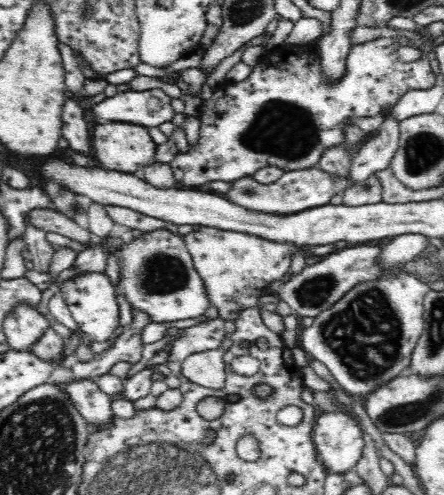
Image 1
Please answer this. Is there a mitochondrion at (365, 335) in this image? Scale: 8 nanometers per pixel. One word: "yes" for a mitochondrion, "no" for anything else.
yes

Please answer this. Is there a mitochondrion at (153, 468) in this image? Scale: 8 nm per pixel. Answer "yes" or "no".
yes

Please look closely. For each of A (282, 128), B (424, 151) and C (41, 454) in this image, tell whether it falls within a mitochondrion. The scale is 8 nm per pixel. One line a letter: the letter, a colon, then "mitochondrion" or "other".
A: mitochondrion
B: mitochondrion
C: mitochondrion

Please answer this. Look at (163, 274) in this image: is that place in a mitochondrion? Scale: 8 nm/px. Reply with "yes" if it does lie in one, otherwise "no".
yes

